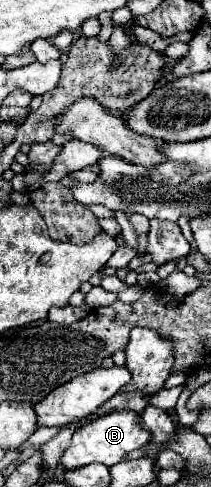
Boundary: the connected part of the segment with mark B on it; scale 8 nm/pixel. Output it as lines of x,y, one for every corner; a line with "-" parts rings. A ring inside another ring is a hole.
111,411
109,415
99,417
95,423
81,427
79,431
75,431
71,445
63,453
61,465
65,469
77,469
89,463
103,463
107,467
119,463
127,453
131,453
133,449
141,449
151,439
151,433
139,427
137,417
139,415
131,415
131,411

